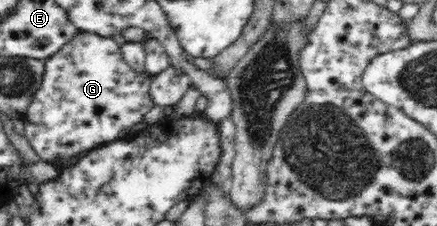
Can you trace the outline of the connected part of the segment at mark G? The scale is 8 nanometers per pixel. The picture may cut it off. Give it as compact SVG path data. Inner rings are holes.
M78 31L78 33L75 34L66 45L62 46L62 49L59 50L58 53L43 60L43 76L41 84L39 84L39 90L36 90L35 94L31 96L31 102L30 105L27 106L27 110L18 115L24 123L24 137L27 138L27 142L35 151L39 159L45 163L52 164L55 158L73 158L87 154L91 149L117 140L117 137L121 132L123 132L123 130L127 130L127 128L131 129L137 123L144 120L144 116L155 106L151 95L149 94L151 80L153 80L153 75L150 73L132 70L132 68L127 64L127 61L123 58L121 47L112 37L103 37L95 33L84 33Z

